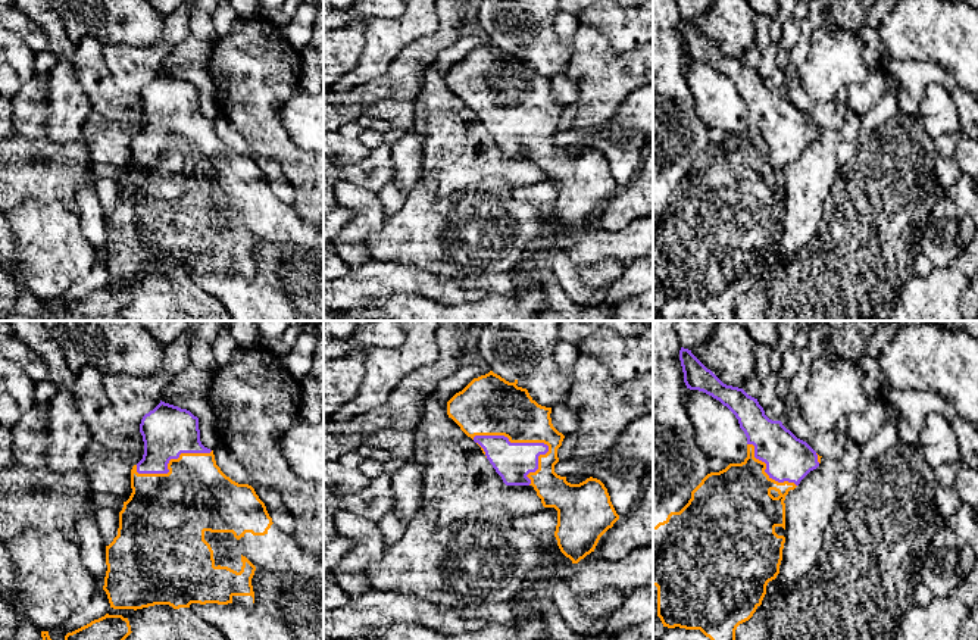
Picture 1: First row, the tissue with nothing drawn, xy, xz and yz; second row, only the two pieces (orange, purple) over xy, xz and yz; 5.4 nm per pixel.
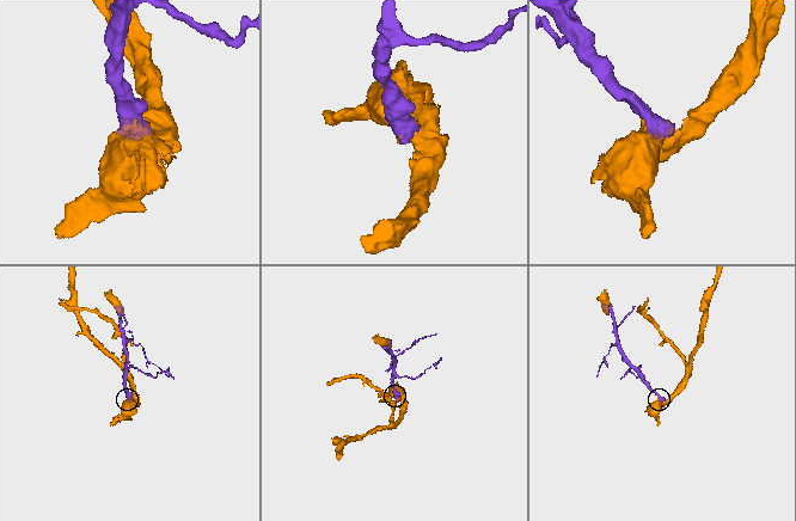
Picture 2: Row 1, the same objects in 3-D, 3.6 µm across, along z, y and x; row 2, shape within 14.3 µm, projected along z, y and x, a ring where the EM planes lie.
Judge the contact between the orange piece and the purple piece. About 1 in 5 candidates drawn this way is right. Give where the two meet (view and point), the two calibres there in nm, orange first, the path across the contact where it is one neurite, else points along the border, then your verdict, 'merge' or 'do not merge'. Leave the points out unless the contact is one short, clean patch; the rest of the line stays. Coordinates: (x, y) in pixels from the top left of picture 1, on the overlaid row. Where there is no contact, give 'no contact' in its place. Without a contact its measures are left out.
xz (512, 442) | 320/200 nm | merge

